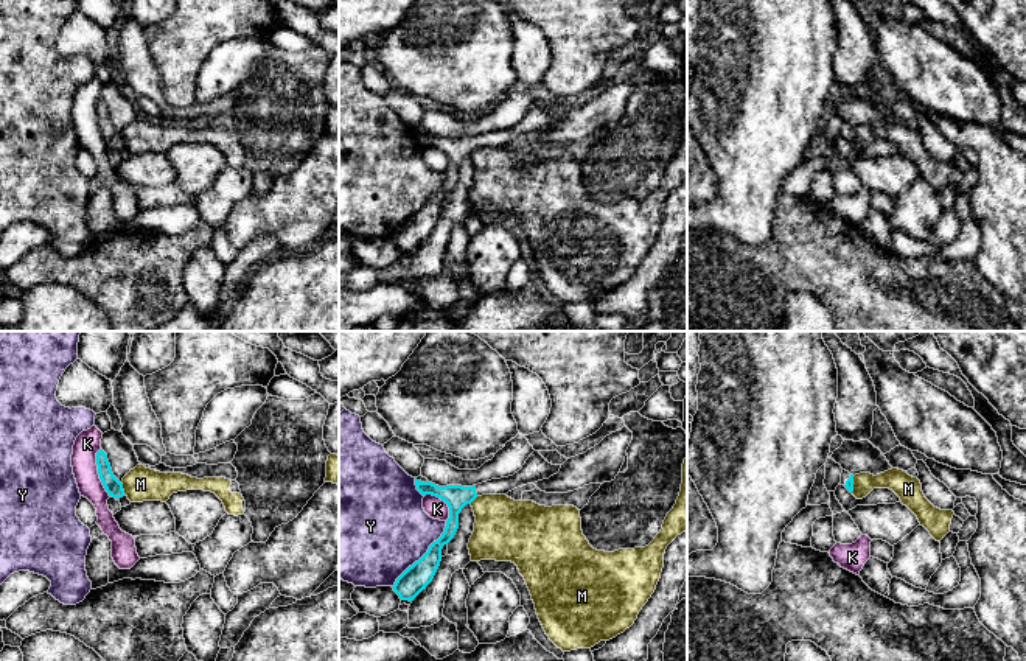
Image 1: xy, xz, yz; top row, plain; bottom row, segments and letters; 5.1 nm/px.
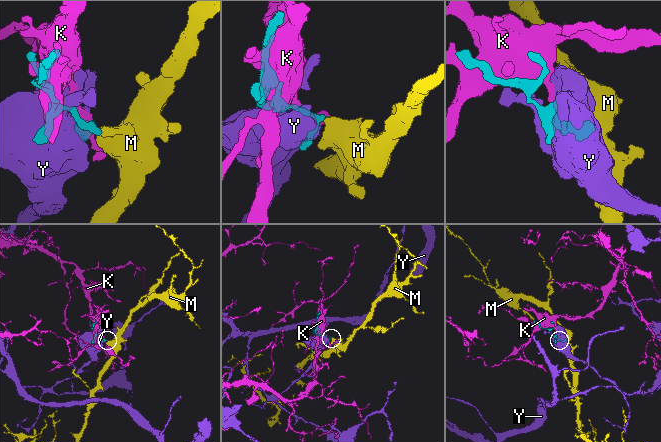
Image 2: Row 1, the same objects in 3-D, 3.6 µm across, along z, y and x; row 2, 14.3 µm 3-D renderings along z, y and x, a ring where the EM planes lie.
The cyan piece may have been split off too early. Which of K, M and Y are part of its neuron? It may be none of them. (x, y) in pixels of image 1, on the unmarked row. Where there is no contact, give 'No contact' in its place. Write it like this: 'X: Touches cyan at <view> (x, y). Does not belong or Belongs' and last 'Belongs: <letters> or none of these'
K: Touches cyan at xy (98, 125). Does not belong
M: Touches cyan at xy (122, 140). Does not belong
Y: Touches cyan at xz (423, 207). Does not belong
Belongs: none of these

